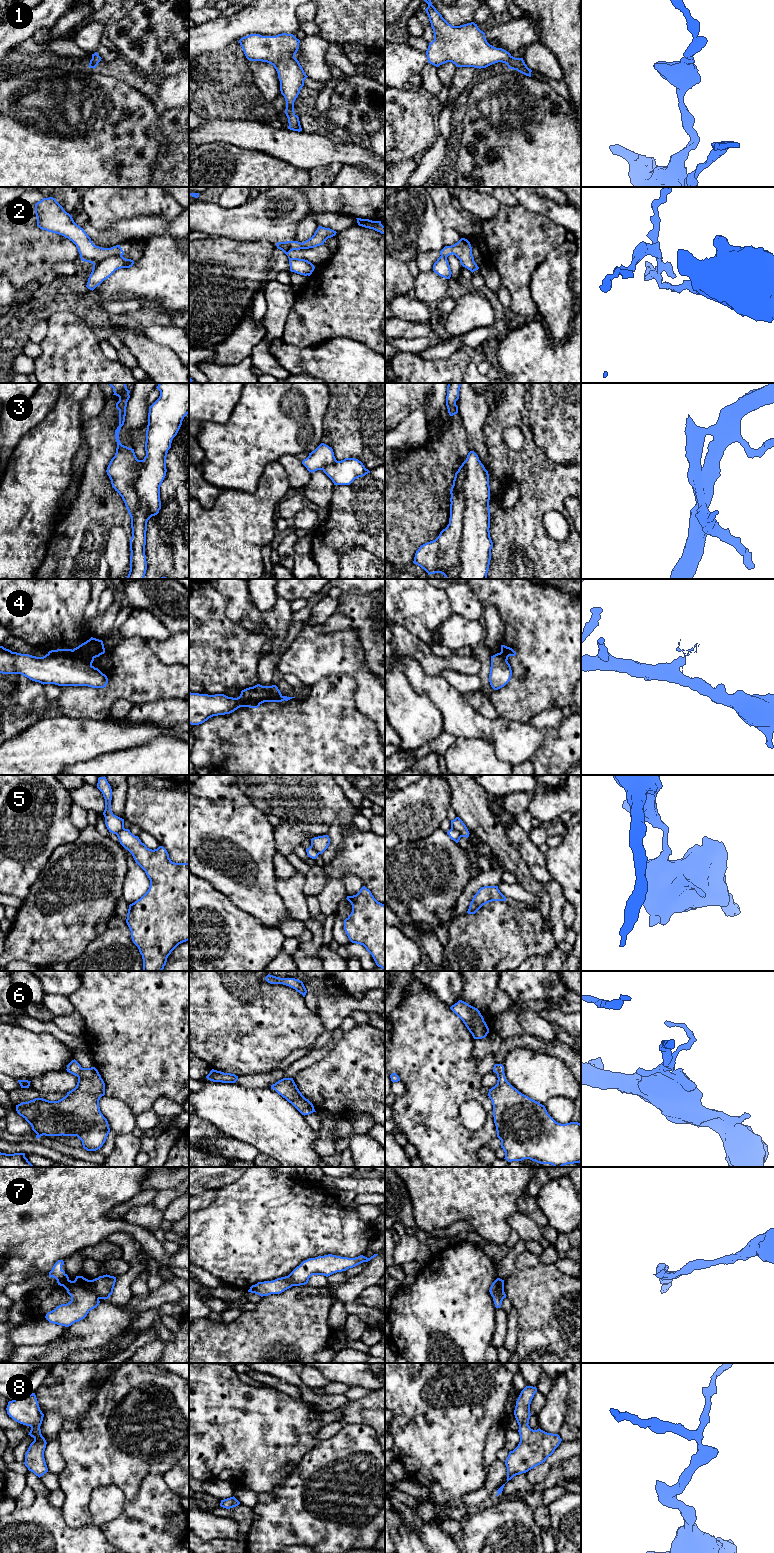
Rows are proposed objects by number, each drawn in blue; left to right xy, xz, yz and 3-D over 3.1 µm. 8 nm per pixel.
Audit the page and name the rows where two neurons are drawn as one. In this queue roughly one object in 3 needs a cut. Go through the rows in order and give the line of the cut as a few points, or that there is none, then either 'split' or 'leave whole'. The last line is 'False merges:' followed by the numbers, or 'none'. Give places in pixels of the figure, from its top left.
1: no cut | leave whole
2: xy (121, 255), (107, 256), (93, 265) | split
3: yz (464, 462), (464, 515), (459, 567), (454, 578) | split
4: xy (72, 650), (76, 655), (91, 664) | split
5: yz (451, 827), (462, 836) | split
6: no cut | leave whole
7: xy (90, 1280), (92, 1290), (99, 1298) | split
8: no cut | leave whole
False merges: 2, 3, 4, 5, 7

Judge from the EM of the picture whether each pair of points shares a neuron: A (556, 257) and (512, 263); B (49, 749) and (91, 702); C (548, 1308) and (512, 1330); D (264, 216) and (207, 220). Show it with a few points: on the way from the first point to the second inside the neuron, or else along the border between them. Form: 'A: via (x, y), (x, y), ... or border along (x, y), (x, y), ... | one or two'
A: border along (562, 244), (555, 248), (537, 266), (531, 279) | two
B: border along (61, 714), (74, 718), (100, 719) | two
C: border along (514, 1307), (517, 1313), (517, 1347), (515, 1350) | two
D: via (251, 226), (234, 226), (229, 222), (221, 222) | one

